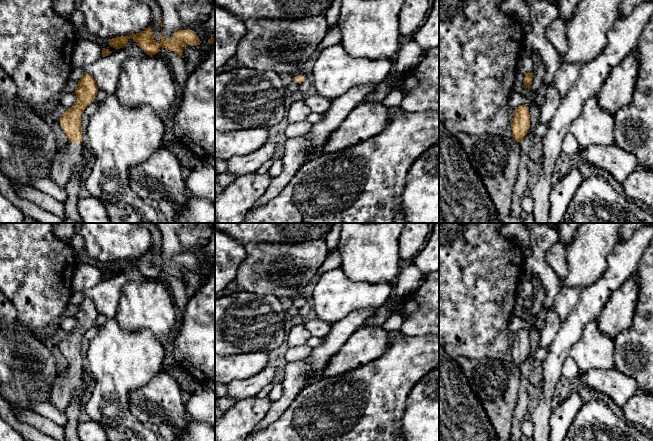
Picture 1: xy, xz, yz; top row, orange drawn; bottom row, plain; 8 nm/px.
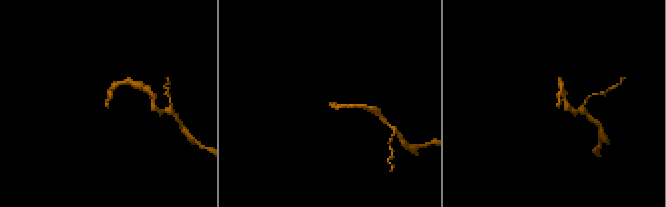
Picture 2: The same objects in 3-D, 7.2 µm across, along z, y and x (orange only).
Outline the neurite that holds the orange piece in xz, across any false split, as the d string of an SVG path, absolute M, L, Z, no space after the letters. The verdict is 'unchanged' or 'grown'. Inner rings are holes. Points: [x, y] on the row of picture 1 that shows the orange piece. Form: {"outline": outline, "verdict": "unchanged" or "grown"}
{"outline": "M325 15L297 20L250 18L245 21L245 26L246 34L235 54L241 65L257 71L287 73L291 75L294 82L299 84L306 78L301 66L315 57L316 48L328 31Z", "verdict": "grown"}

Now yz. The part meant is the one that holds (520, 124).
{"outline": "M521 105L515 109L514 117L511 120L511 138L499 137L485 134L481 136L458 133L457 139L462 144L466 155L474 170L481 178L487 192L492 200L499 223L522 223L521 219L511 216L511 205L513 189L519 174L519 164L521 161L521 142L530 129L529 107Z", "verdict": "grown"}

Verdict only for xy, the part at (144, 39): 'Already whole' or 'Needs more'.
Already whole

